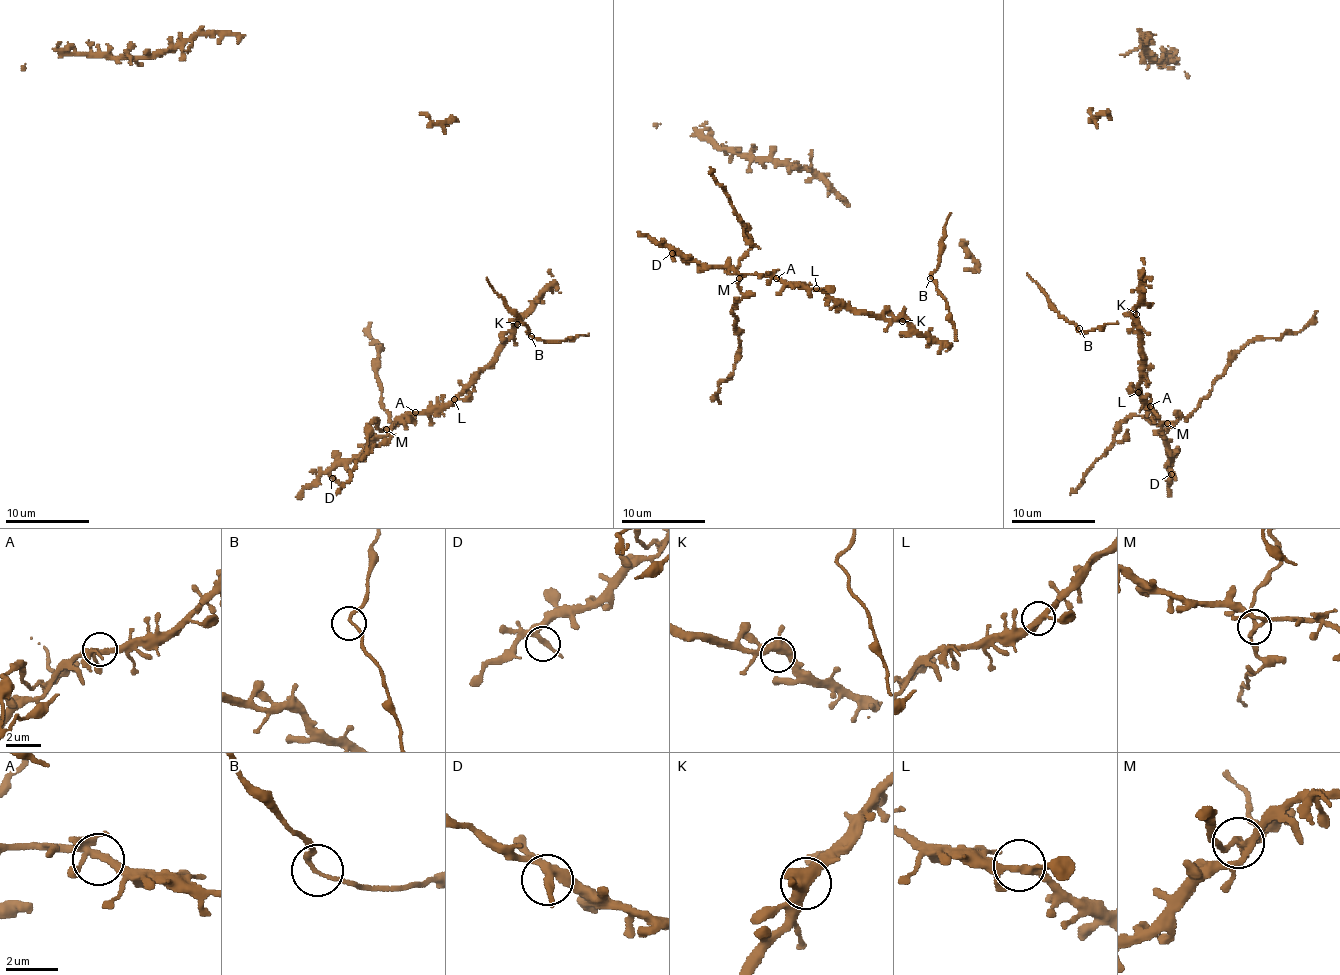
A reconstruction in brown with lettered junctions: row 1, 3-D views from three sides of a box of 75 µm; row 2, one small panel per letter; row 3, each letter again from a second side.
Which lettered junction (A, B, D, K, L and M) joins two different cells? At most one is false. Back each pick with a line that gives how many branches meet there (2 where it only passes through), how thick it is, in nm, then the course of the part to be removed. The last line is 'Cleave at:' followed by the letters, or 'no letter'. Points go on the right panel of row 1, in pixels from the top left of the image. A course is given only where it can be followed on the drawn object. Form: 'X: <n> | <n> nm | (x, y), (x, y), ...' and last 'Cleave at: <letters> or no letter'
M: 4 | 200 nm | (1167, 424), (1186, 417), (1229, 365), (1229, 359), (1242, 348), (1255, 340), (1298, 332), (1317, 311)
Cleave at: M

